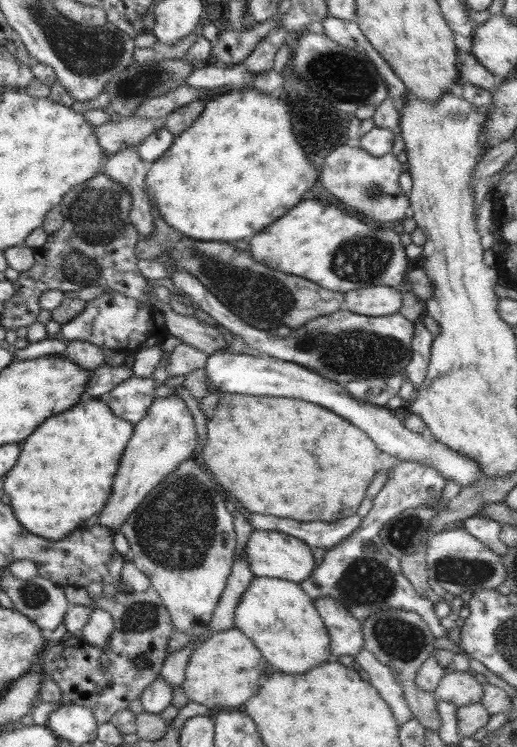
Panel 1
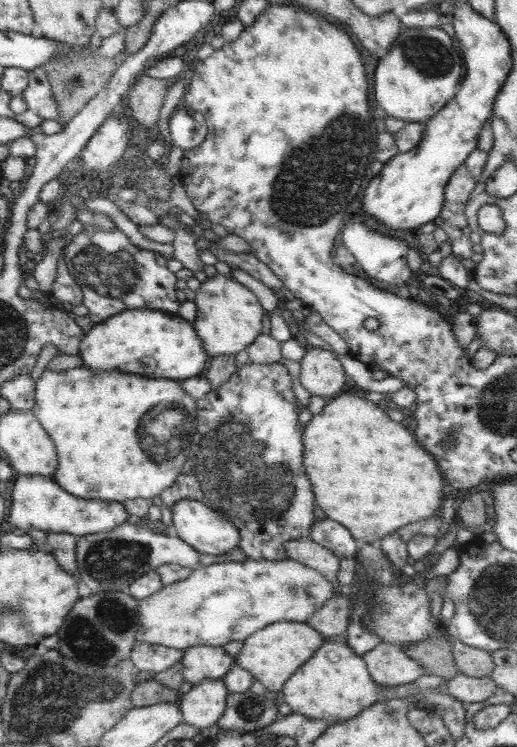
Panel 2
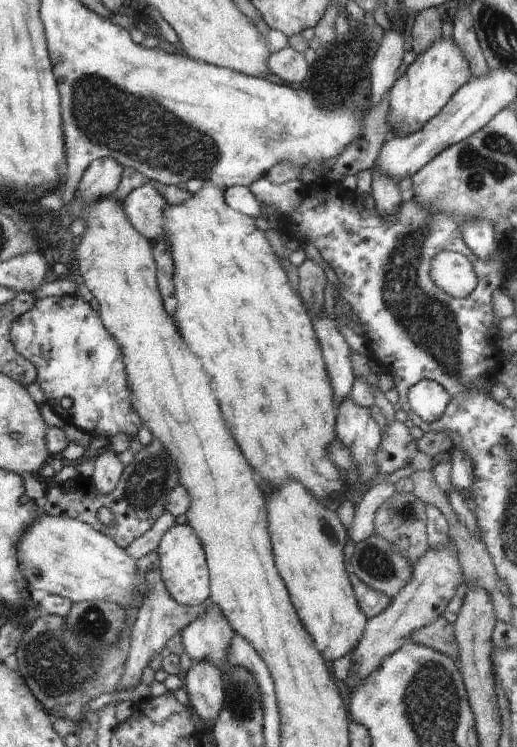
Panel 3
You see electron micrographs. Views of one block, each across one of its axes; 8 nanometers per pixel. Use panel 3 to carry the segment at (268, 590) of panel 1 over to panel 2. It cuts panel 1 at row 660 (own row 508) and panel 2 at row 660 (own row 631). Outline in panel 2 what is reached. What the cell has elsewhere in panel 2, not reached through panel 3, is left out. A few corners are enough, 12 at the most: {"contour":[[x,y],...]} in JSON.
{"contour":[[324,640],[290,675],[292,713],[344,724],[378,701],[435,689],[426,674],[382,692],[362,655]]}

